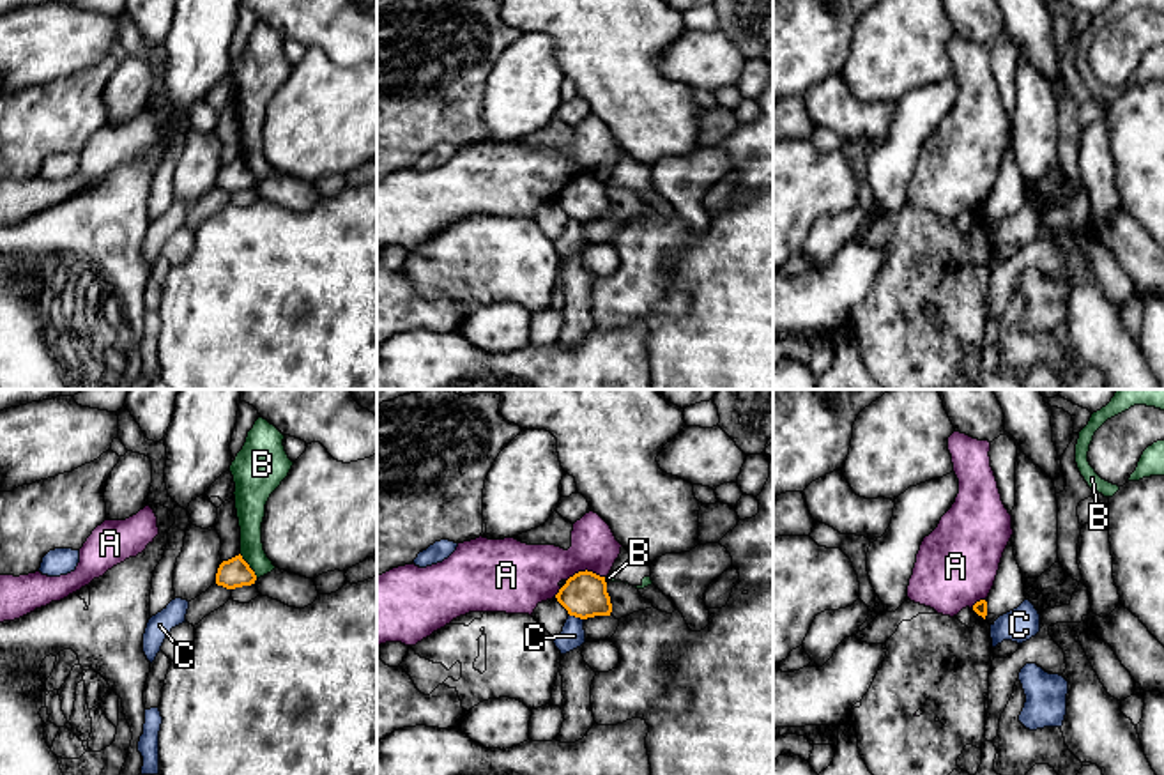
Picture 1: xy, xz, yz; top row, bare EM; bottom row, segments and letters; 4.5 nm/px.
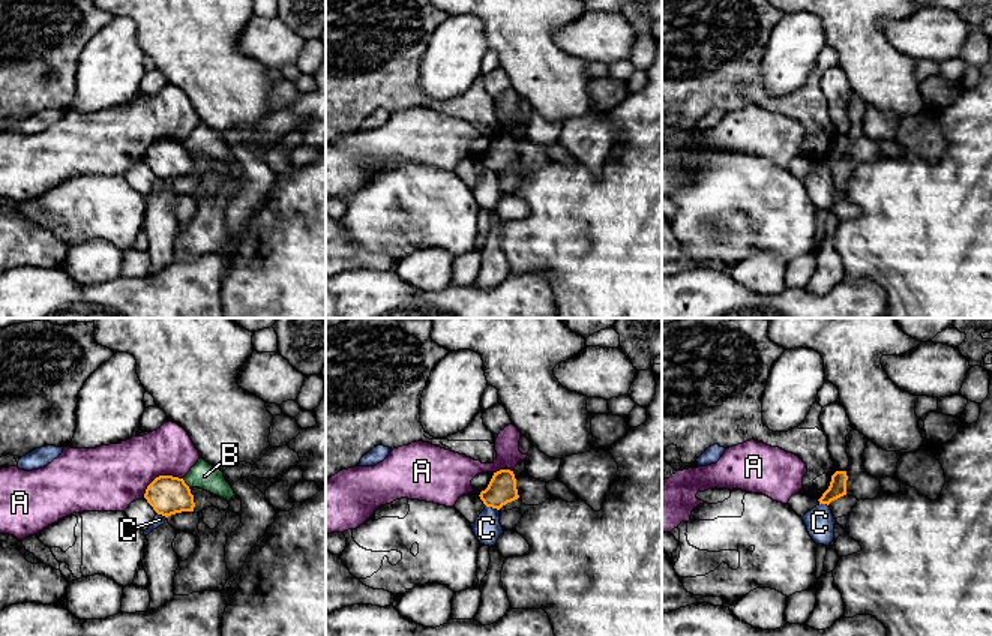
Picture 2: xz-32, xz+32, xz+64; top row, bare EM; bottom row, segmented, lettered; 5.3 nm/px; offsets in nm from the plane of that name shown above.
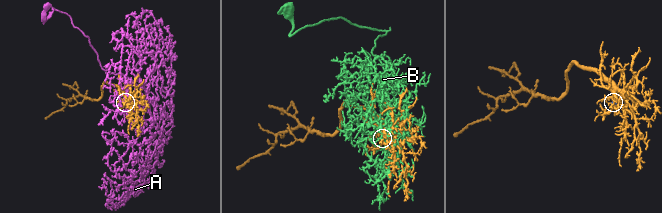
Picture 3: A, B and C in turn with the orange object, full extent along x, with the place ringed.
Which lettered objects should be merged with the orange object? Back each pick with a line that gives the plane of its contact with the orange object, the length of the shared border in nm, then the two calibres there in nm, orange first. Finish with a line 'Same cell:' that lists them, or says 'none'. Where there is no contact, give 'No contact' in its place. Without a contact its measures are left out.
Same cell: none

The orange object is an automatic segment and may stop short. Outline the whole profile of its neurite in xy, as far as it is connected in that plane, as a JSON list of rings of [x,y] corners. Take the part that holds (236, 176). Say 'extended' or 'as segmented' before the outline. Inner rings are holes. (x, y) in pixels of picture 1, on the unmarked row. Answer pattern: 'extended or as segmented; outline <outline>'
as segmented; outline [[[241,157],[228,165],[223,165],[216,177],[216,188],[226,193],[251,189],[255,188],[255,184],[255,175],[249,172],[249,168],[242,163]]]

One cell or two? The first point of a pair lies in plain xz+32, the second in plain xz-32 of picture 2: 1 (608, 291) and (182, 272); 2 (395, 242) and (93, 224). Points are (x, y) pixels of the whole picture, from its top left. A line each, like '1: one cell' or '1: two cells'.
1: two cells
2: one cell

